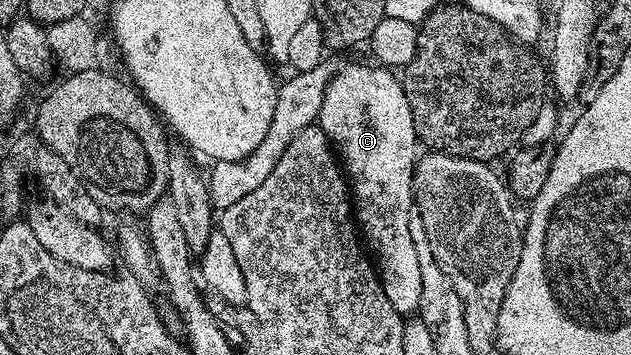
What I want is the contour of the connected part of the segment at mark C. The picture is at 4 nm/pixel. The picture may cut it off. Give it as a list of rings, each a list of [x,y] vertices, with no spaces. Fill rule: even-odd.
[[[371,64],[372,66],[346,66],[341,65],[339,70],[329,80],[327,88],[325,88],[325,98],[322,100],[322,106],[319,114],[318,124],[324,129],[324,135],[328,137],[332,143],[335,153],[338,155],[339,161],[342,163],[343,169],[346,171],[347,177],[350,179],[351,193],[354,195],[354,218],[358,223],[359,233],[362,235],[363,241],[366,243],[367,249],[370,251],[371,257],[374,259],[374,265],[380,276],[380,283],[386,292],[386,300],[390,300],[390,304],[402,316],[412,316],[420,309],[420,296],[422,292],[423,272],[420,267],[422,255],[416,244],[416,236],[412,233],[413,221],[410,218],[410,212],[414,208],[413,195],[413,167],[418,159],[418,139],[414,132],[414,120],[410,116],[410,104],[406,100],[406,92],[402,85],[401,79],[396,78],[391,69],[385,68],[379,64]]]

